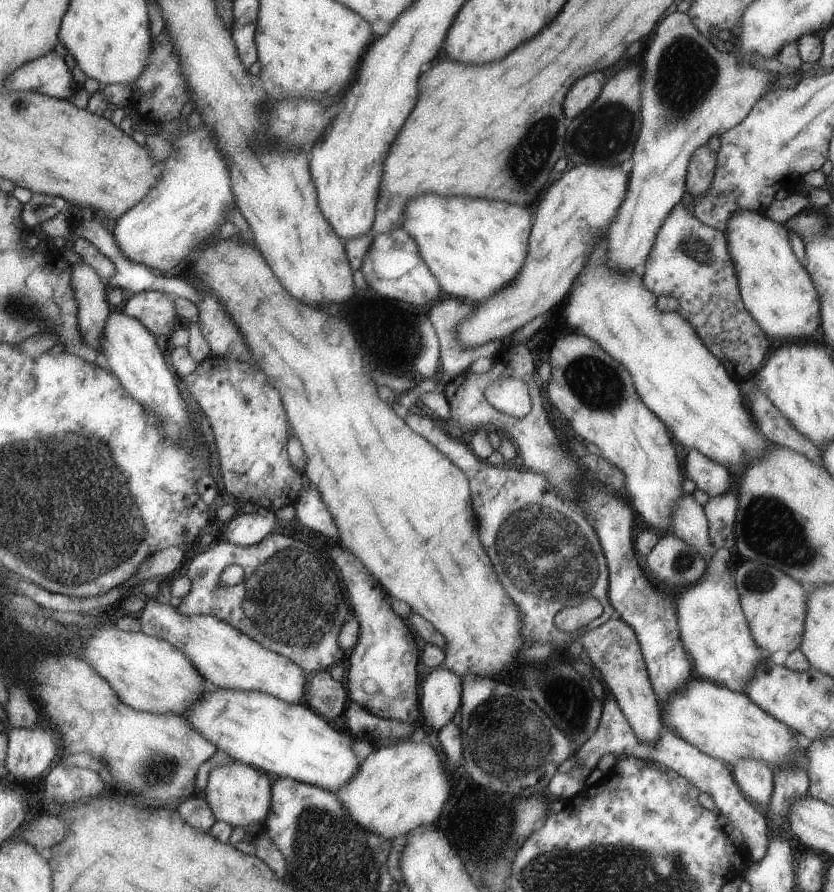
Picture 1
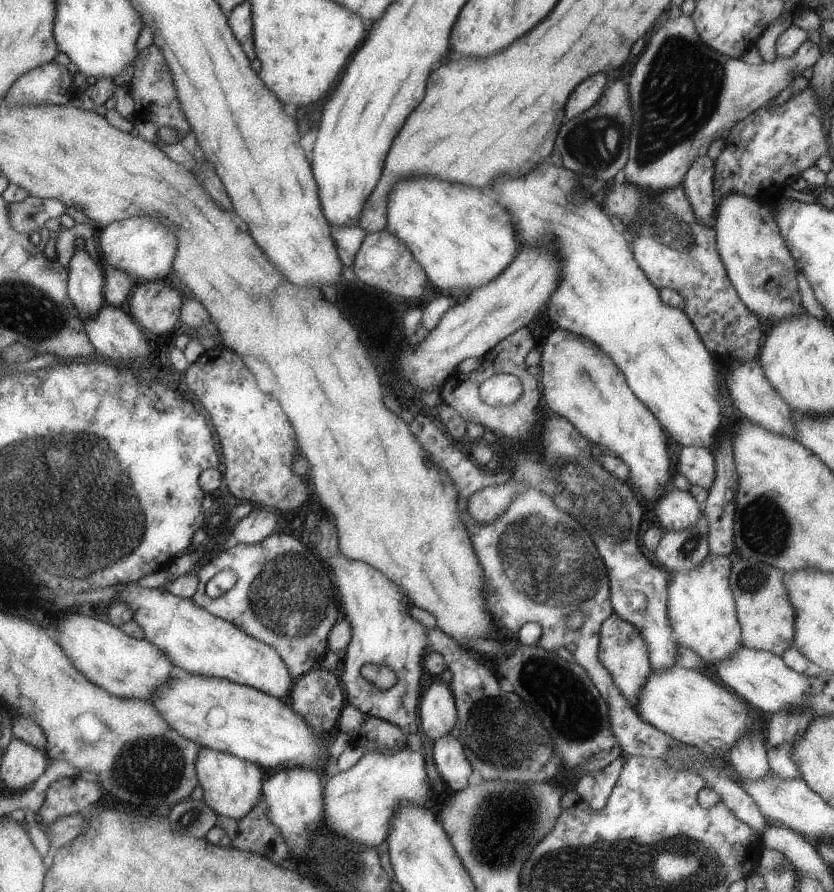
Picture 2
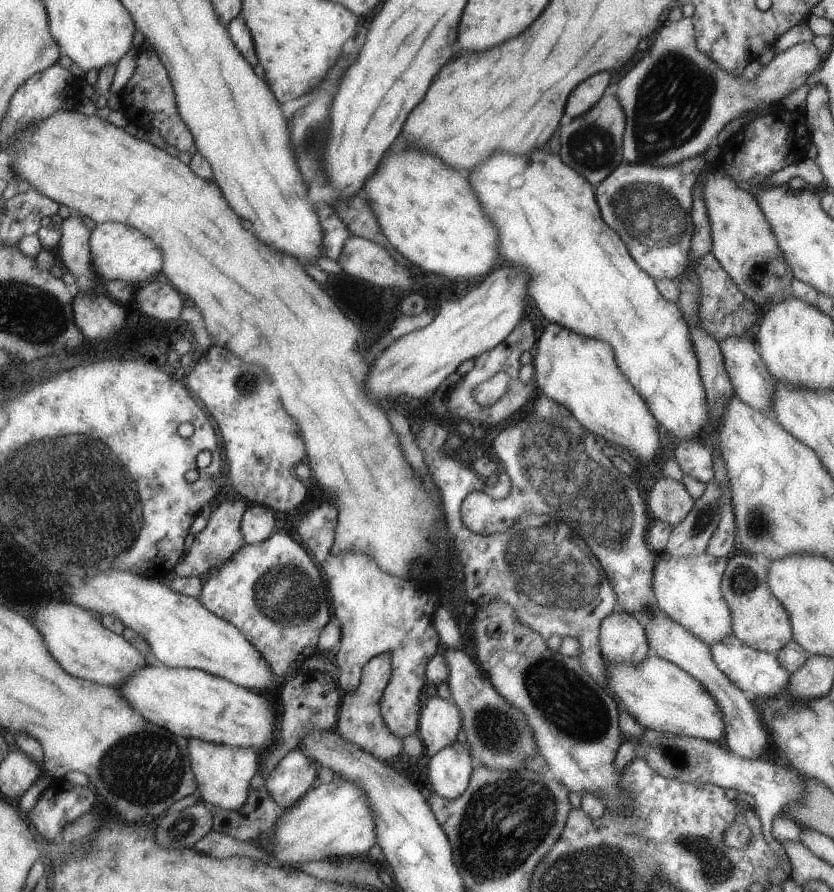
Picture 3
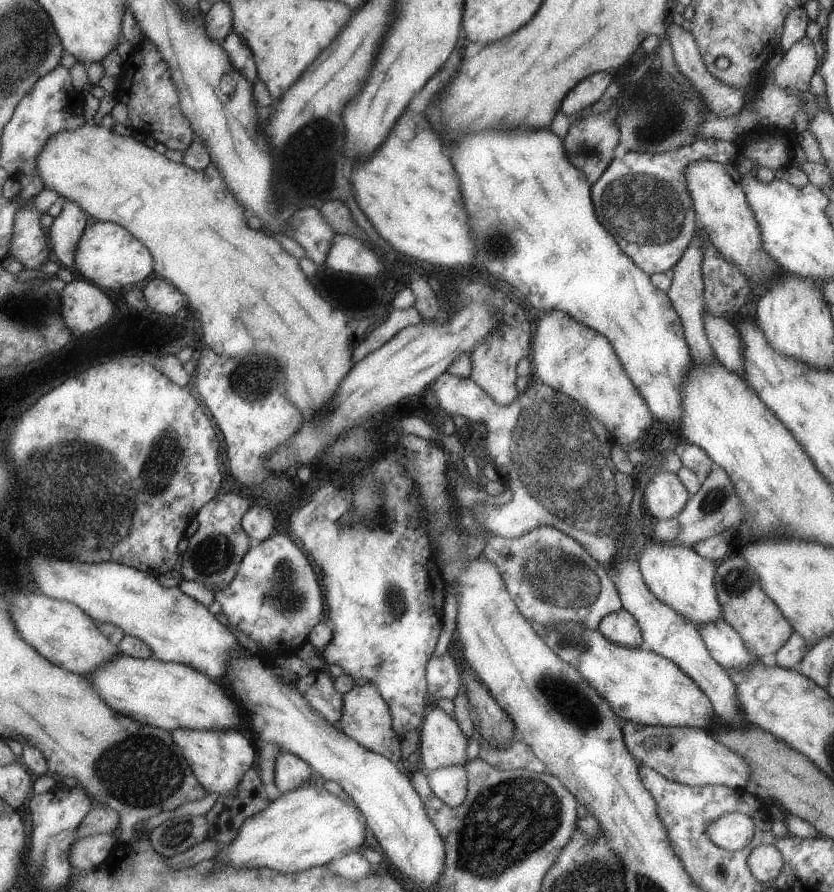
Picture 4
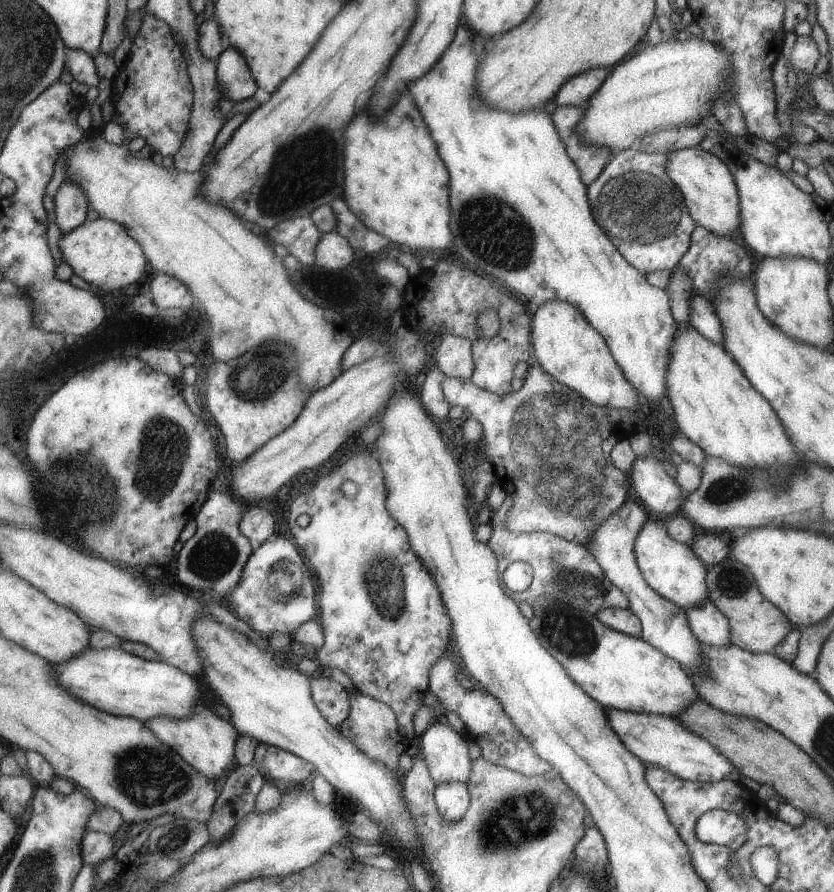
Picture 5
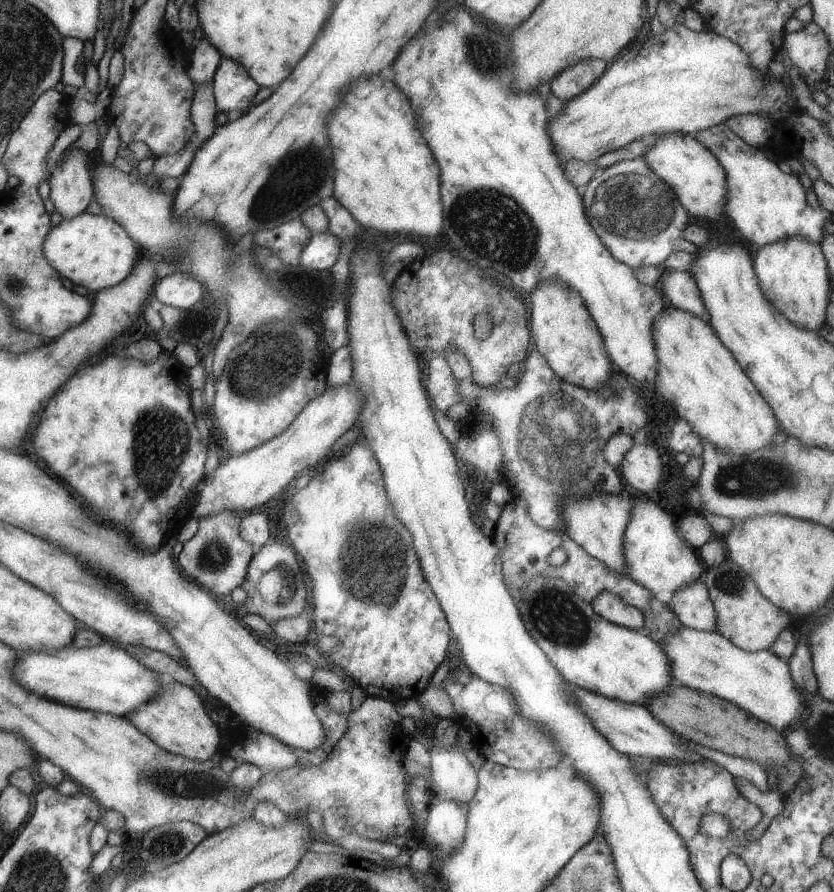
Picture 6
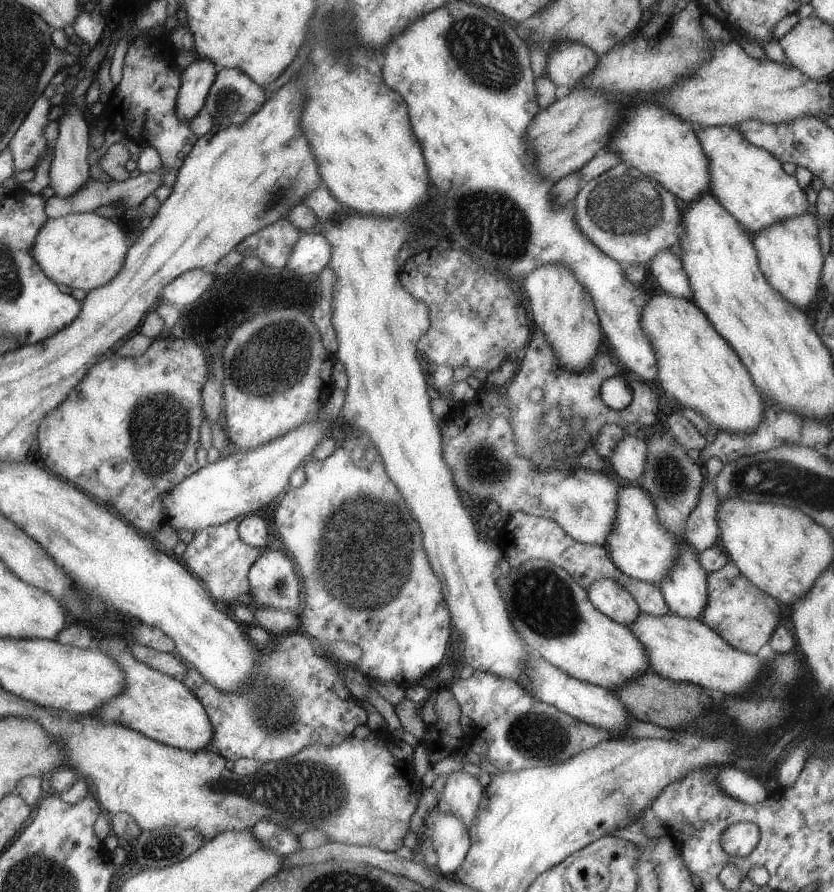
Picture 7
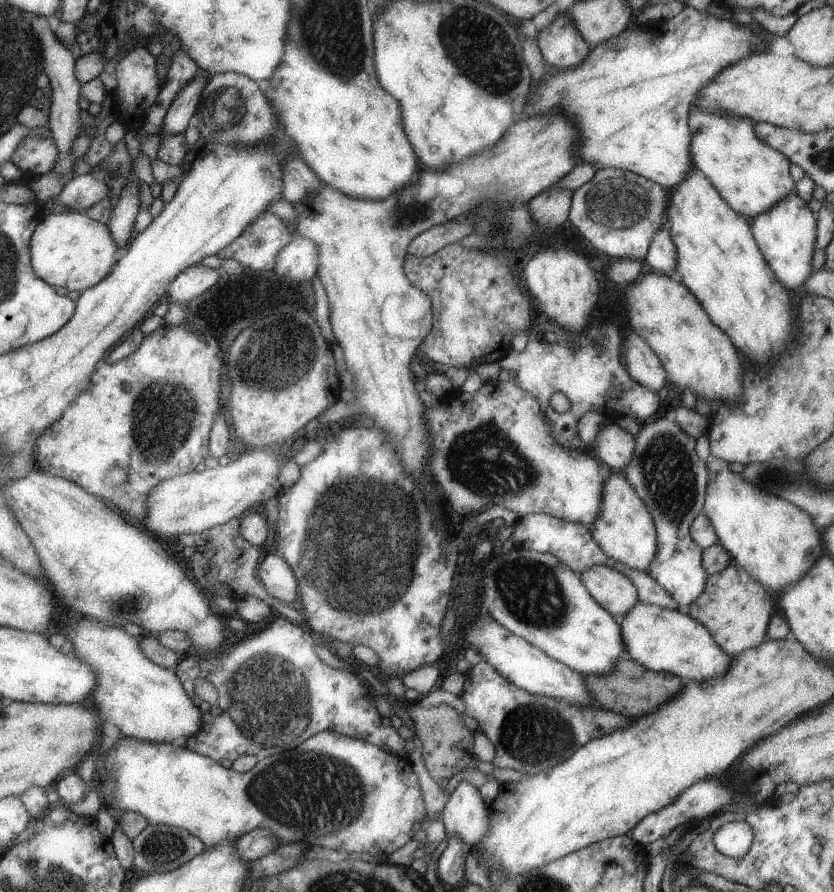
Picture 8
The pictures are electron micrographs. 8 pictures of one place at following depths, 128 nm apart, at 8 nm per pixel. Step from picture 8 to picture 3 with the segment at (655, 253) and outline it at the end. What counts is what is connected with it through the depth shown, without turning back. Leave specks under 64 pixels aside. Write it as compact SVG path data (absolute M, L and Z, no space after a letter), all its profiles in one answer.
M725 336L717 344L722 353L724 367L731 386L733 386L735 396L739 400L743 400L745 404L749 404L753 410L761 410L770 418L775 419L775 414L771 410L771 396L775 392L775 382L773 382L773 377L765 368L763 360L751 342L745 336Z

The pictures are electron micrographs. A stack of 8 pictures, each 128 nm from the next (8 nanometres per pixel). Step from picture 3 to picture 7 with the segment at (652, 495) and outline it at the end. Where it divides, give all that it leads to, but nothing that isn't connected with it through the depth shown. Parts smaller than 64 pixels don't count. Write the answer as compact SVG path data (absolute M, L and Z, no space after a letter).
M625 435L613 448L613 454L609 456L607 464L613 468L613 472L636 484L641 478L639 474L643 472L643 462L645 462L645 454L647 454L647 446L641 438Z

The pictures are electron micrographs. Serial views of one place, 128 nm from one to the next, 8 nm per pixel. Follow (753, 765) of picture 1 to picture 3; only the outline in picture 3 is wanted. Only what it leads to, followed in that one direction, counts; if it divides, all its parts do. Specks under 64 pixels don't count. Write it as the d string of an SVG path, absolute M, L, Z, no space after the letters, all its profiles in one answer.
M657 606L647 608L645 612L641 612L641 617L637 617L645 631L645 638L649 649L656 652L657 657L661 657L675 664L690 674L705 688L705 692L709 692L711 700L717 704L721 718L723 718L723 730L725 731L723 744L729 748L735 756L745 758L747 760L755 760L765 755L765 747L770 740L769 735L765 732L766 727L761 723L761 718L757 715L757 711L753 710L753 704L745 696L744 692L735 686L723 672L721 672L712 660L712 656L708 646L701 642L701 638L693 636L691 632L687 632L681 624L673 622L671 618L665 616Z

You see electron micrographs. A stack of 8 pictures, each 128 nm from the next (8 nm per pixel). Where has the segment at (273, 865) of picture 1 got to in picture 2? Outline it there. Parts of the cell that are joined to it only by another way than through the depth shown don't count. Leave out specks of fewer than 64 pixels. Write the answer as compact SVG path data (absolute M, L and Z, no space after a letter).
M263 798L243 818L233 820L216 816L216 825L225 831L234 849L261 855L273 864L279 864L289 849L275 824L269 822L269 810Z

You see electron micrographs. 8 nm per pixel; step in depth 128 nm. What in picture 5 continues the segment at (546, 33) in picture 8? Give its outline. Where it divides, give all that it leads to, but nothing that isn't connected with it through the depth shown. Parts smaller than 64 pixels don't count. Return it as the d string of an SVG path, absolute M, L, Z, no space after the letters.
M603 68L587 70L583 74L573 76L559 88L559 94L555 94L555 103L560 106L584 107L589 101L589 96L603 84L607 72Z

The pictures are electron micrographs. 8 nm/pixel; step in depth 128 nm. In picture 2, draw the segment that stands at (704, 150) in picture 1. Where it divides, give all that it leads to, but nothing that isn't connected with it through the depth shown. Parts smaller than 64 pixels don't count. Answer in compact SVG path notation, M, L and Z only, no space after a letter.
M703 155L689 166L689 170L685 171L680 182L693 209L693 214L703 228L711 228L714 224L716 206L712 184L714 177L714 160Z

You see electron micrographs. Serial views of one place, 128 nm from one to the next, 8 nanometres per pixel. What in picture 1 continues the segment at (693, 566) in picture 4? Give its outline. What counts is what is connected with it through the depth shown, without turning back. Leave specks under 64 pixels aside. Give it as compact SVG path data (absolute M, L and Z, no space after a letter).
M714 550L701 579L681 590L677 598L676 620L682 646L693 659L697 677L742 693L768 654L759 649L751 637L739 605L733 570L729 570L729 556L729 550Z

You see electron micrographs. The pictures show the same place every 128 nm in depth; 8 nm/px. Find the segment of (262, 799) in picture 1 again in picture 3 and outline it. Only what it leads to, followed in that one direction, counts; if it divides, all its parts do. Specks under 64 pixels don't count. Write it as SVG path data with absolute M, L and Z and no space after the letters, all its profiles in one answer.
M187 739L190 767L197 783L200 797L225 810L237 810L247 800L249 781L259 770L259 755L250 748L231 748L223 744Z

